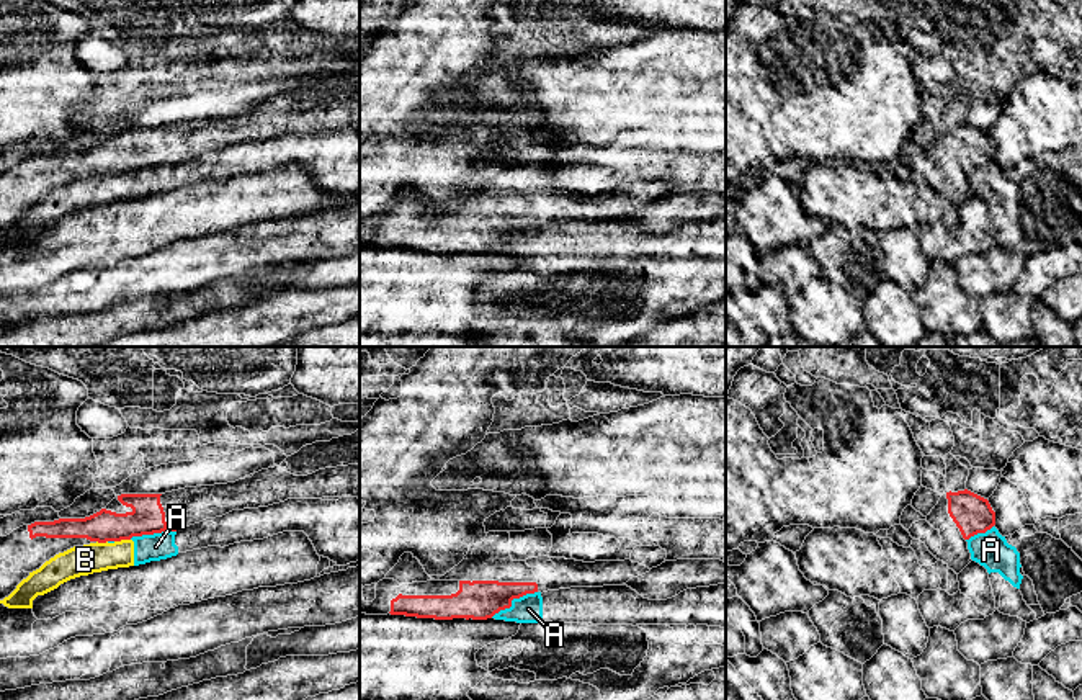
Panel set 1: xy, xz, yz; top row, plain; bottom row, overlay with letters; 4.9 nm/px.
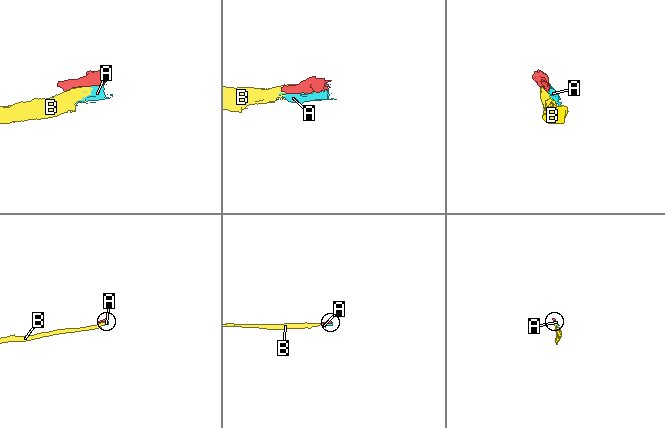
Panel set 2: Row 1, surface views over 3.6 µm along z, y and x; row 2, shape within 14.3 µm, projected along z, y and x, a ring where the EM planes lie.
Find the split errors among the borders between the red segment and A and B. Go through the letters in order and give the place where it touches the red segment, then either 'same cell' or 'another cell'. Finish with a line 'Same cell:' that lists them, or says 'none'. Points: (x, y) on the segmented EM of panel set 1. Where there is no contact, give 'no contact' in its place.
A: contact xz (512, 599); another cell
B: contact xy (121, 538); another cell
Same cell: none

